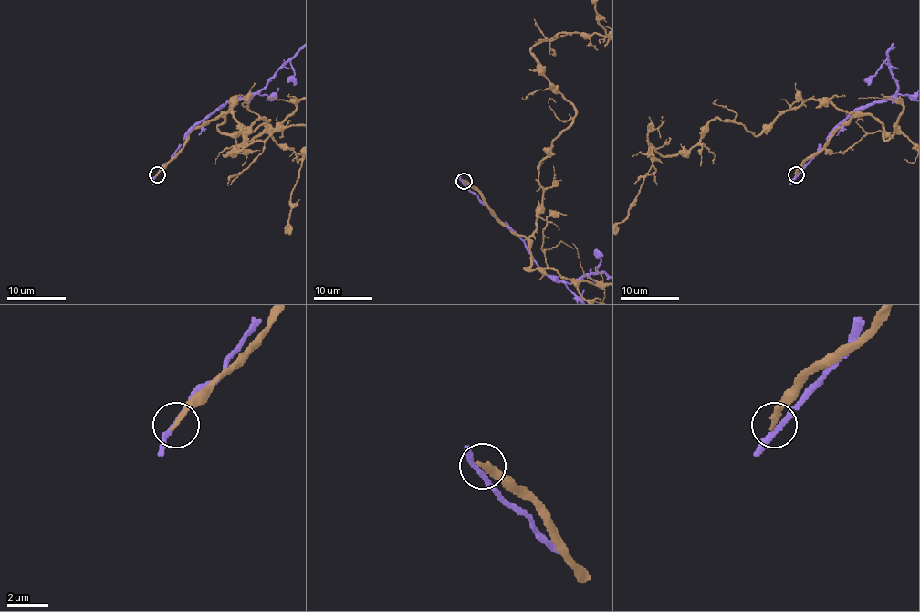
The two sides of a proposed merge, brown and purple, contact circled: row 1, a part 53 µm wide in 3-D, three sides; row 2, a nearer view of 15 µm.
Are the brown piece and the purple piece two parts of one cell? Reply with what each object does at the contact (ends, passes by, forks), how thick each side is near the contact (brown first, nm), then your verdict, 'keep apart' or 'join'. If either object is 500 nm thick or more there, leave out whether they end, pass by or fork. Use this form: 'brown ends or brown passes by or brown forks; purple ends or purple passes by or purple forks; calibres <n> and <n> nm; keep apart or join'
brown ends; purple passes by; calibres 240 and 240 nm; keep apart

